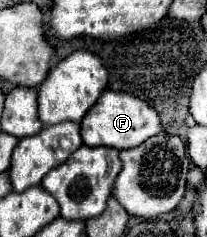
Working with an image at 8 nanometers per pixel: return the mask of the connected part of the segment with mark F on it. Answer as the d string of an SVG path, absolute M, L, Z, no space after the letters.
M104 91L102 99L98 99L98 103L94 103L94 107L90 107L90 111L84 115L84 119L80 121L82 127L82 141L88 147L114 147L114 149L132 149L138 147L140 143L144 143L146 139L158 135L162 131L160 125L160 117L158 113L142 99L132 97L128 93L118 93L118 91Z

